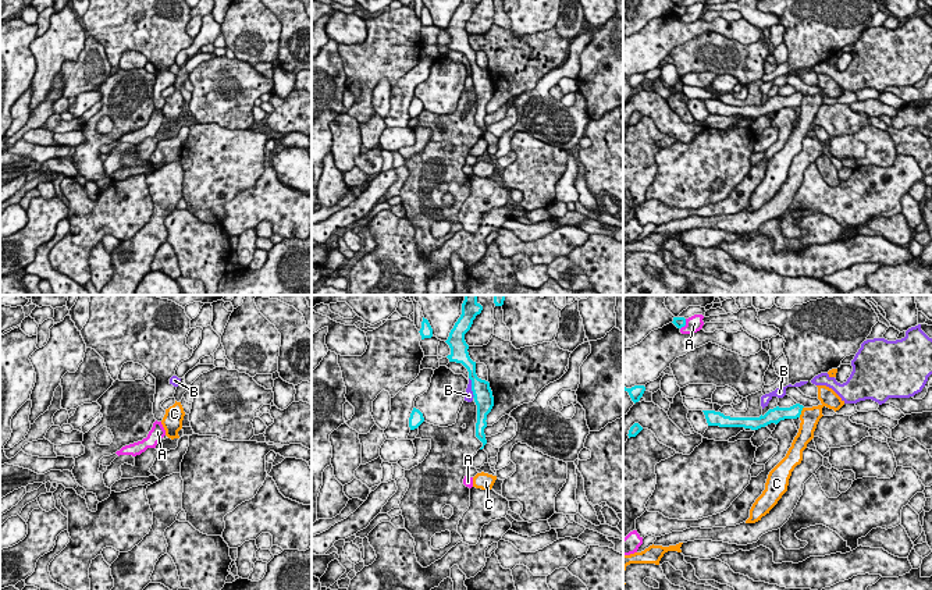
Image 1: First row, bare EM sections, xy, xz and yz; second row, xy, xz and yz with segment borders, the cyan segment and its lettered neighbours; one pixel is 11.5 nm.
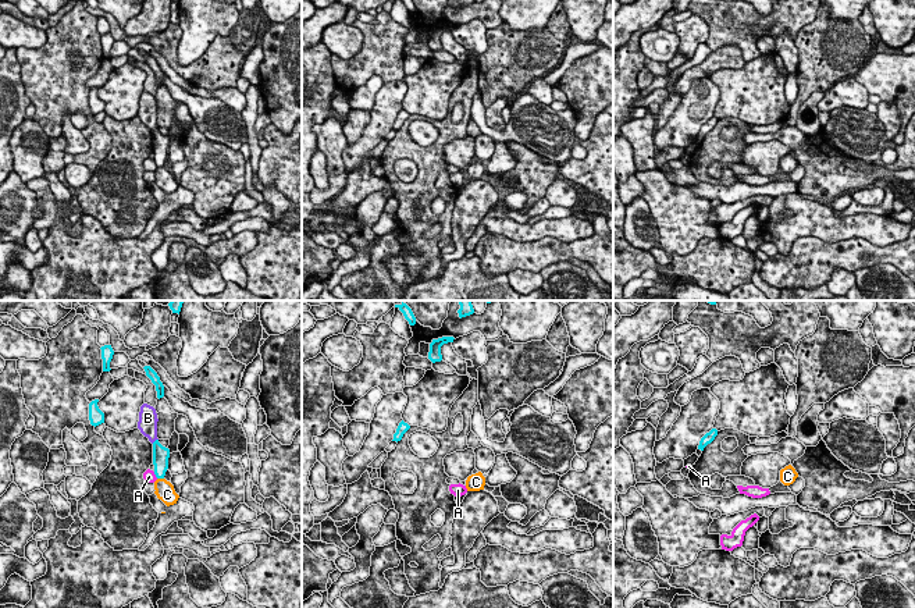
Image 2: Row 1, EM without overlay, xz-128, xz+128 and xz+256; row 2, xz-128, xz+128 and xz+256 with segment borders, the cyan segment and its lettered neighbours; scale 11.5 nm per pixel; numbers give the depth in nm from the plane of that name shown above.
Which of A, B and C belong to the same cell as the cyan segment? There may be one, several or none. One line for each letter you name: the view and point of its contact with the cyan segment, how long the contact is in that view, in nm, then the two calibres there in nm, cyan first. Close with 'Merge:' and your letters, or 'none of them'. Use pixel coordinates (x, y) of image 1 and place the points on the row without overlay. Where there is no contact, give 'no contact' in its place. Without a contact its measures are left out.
Merge: none of them

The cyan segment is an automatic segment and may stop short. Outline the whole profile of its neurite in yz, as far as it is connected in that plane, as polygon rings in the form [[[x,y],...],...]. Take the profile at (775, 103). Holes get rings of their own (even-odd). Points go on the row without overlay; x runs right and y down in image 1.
[[[796,92],[790,96],[773,96],[769,97],[764,104],[760,106],[730,106],[725,104],[721,100],[715,99],[702,99],[707,107],[708,114],[719,114],[719,115],[744,115],[751,118],[758,118],[771,111],[778,113],[785,107],[797,107],[801,103],[803,93]]]

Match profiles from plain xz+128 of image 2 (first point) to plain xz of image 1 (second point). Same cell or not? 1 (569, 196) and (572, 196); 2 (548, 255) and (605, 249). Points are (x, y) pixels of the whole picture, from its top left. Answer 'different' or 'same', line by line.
1: same
2: different

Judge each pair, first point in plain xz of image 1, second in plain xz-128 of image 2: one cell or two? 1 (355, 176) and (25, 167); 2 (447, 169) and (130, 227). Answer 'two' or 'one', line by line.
1: two
2: one

